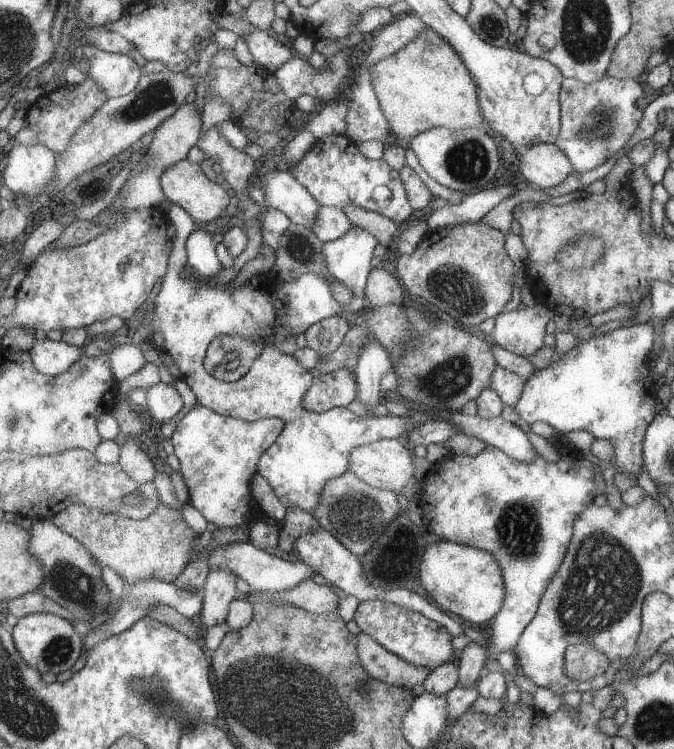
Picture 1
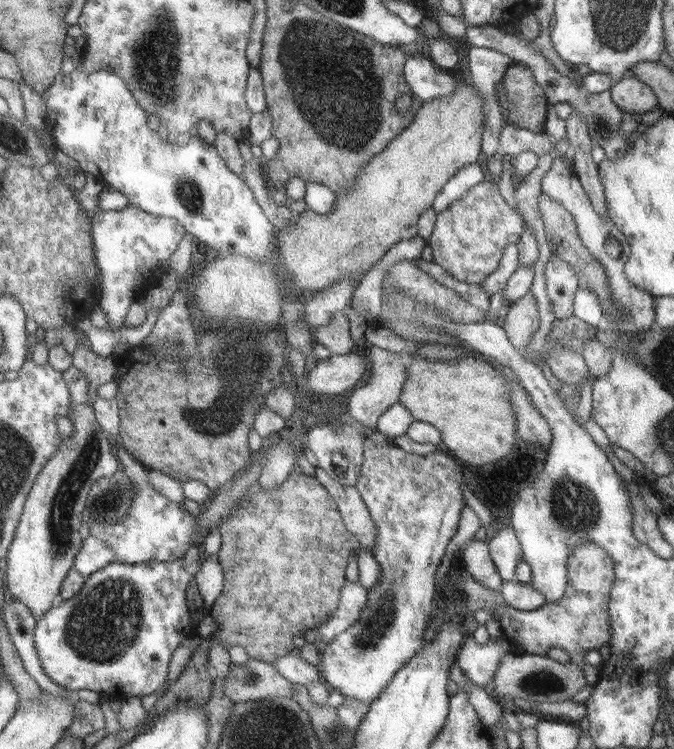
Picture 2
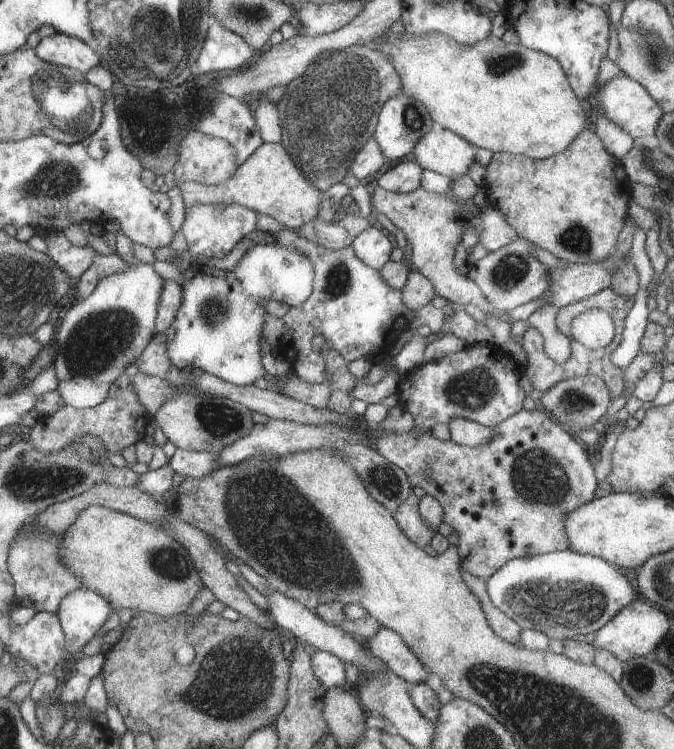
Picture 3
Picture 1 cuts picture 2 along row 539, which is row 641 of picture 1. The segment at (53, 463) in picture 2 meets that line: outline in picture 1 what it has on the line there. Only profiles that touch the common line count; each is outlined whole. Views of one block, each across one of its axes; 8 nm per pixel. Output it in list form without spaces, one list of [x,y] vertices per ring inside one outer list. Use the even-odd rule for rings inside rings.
[[[34,613],[22,617],[13,628],[13,635],[14,642],[22,654],[22,660],[37,670],[38,674],[52,672],[58,675],[68,670],[74,666],[74,662],[82,652],[82,640],[74,632],[70,621],[53,614]]]

